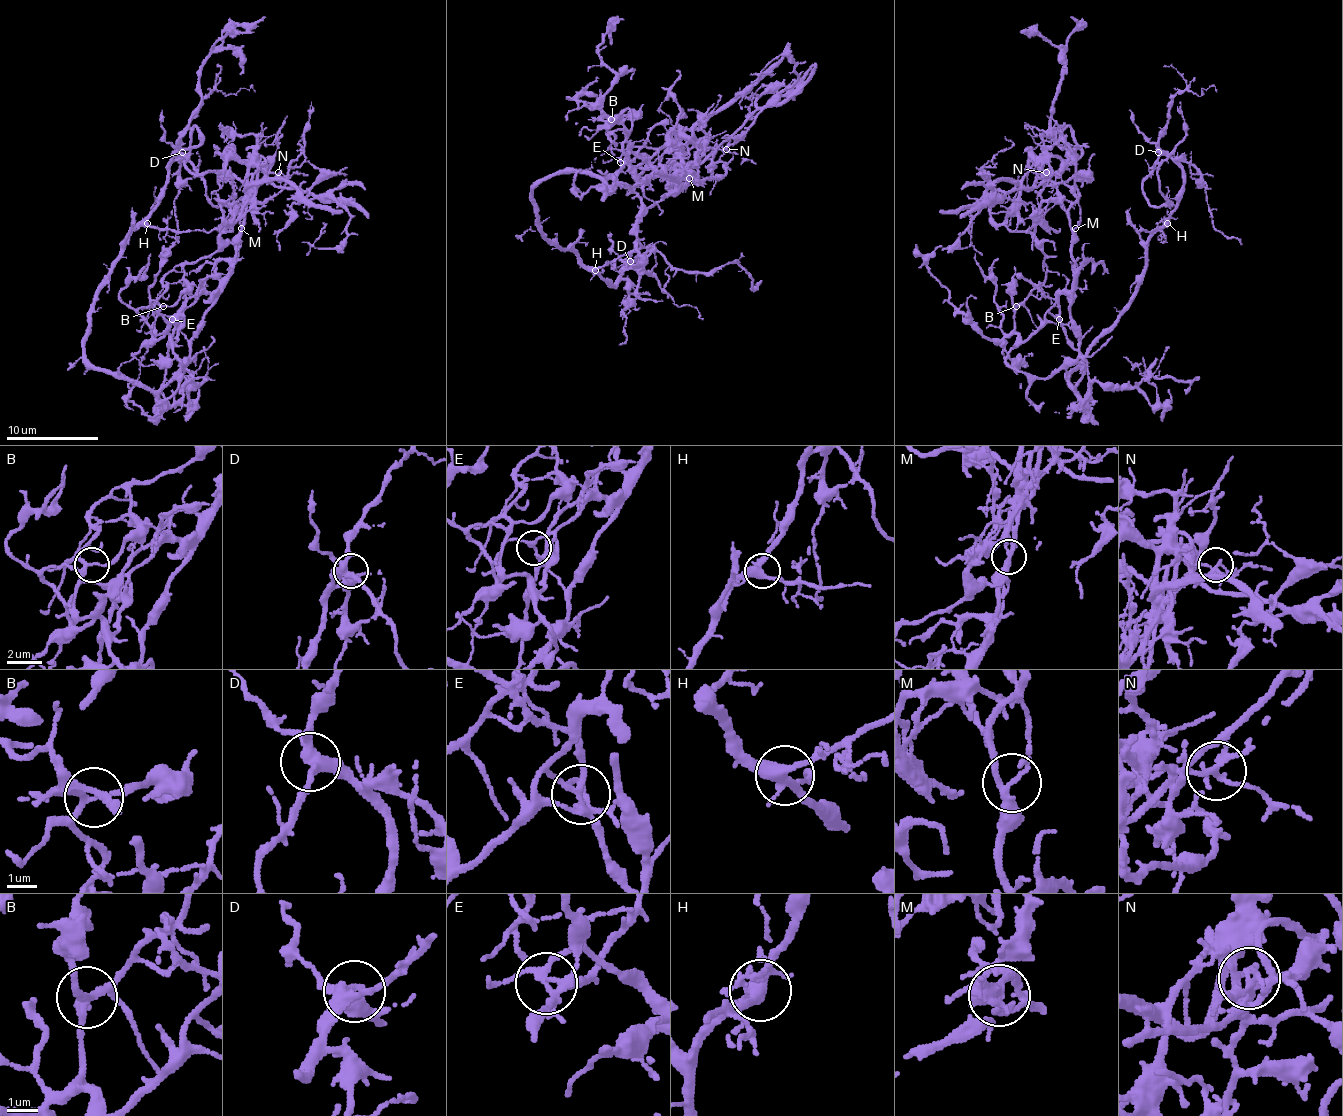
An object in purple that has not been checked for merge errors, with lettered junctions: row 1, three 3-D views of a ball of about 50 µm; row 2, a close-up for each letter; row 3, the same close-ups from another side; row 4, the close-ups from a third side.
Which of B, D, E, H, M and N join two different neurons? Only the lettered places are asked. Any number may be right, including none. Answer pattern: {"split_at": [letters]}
{"split_at": ["E", "M"]}

